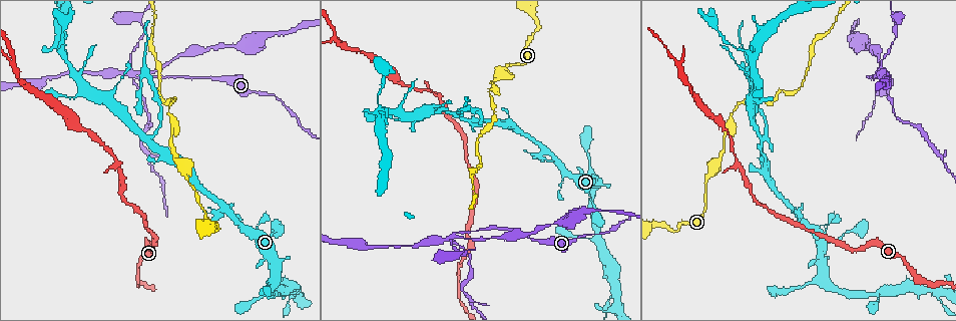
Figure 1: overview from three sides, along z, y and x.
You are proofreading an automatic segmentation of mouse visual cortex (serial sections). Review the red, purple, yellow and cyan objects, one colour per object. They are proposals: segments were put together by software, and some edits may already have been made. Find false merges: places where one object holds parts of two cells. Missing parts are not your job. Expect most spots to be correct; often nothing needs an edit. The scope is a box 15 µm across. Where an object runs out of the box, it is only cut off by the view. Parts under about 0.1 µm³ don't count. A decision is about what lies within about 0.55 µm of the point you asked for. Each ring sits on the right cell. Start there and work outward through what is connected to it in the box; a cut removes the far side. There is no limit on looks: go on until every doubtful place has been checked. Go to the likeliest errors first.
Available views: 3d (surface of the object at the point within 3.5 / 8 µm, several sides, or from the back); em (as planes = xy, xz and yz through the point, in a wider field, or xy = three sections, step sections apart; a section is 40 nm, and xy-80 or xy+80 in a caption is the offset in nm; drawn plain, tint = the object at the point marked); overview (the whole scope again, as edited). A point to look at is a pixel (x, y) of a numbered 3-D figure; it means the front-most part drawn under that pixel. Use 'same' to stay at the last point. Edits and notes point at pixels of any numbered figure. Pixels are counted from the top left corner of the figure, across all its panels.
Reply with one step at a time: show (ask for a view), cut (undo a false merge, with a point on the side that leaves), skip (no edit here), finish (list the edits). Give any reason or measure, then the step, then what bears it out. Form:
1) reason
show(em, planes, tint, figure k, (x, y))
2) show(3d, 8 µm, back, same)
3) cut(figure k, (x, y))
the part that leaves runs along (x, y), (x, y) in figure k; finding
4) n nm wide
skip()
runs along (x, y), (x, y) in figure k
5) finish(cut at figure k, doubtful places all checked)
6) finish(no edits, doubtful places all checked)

two arms at a narrow angle
show(3d, 3.5 µm, figure 1, (132, 74))

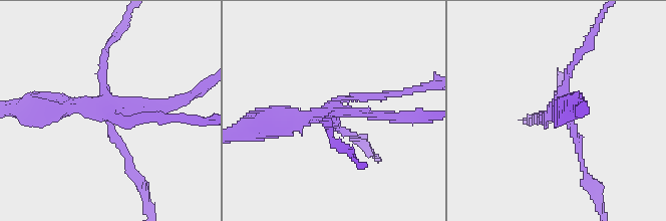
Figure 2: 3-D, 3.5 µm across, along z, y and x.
now the EM
show(em, xy, step 5, tint, figure 2, (108, 113))

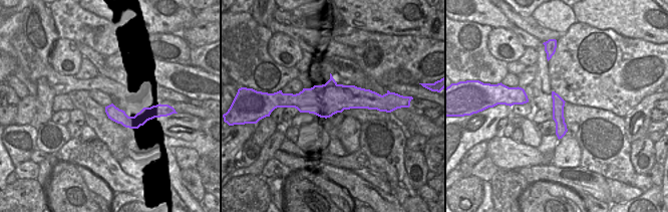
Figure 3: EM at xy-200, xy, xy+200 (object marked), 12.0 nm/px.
another direction
show(em, planes, tint, same)

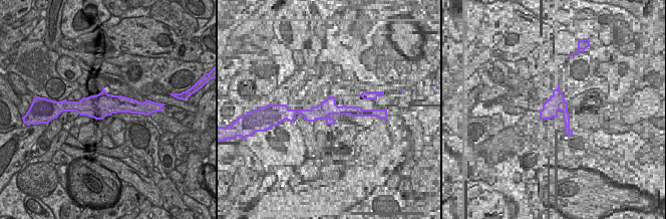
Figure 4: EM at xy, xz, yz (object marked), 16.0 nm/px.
cut(figure 2, (119, 143))
border along (98, 93), (107, 94) in figure 4; two cells meet here

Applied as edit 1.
show(overview)

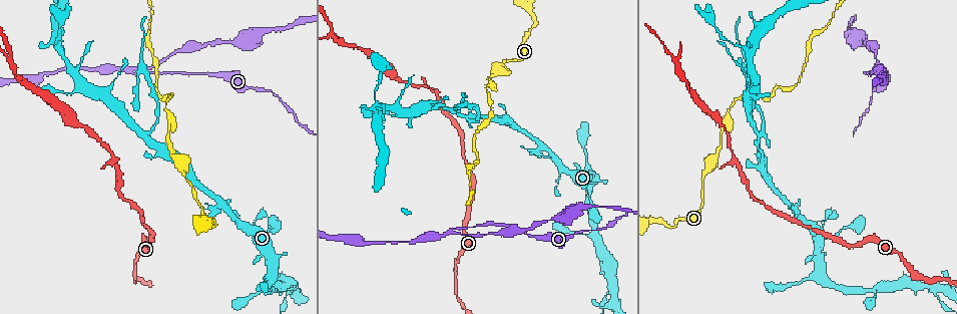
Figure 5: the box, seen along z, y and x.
three-way junction
show(3d, 8 µm, figure 5, (759, 136))

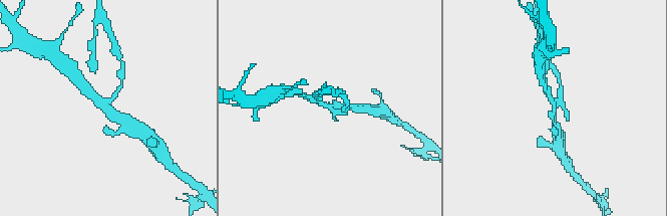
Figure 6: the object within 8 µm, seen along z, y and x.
show(3d, 3.5 µm, figure 6, (107, 105))

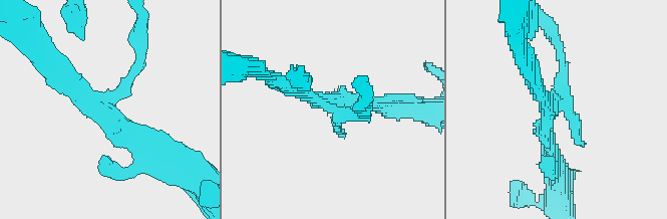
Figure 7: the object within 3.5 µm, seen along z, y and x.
skip()
one cell here

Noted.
thick turns thin
show(em, xy, step 3, tint, figure 5, (269, 90))

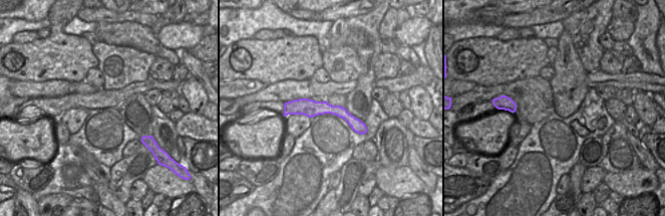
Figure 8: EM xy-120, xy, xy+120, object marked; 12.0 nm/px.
wider look
show(3d, 3.5 µm, same)

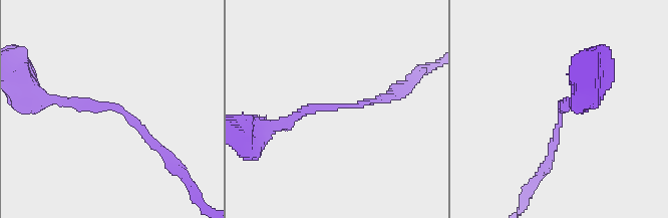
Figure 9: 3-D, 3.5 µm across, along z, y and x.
skip()
runs along (57, 98), (119, 107), (169, 157) in figure 9; all the same cell

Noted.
two arms in line, one across
show(3d, 8 µm, figure 5, (330, 33))

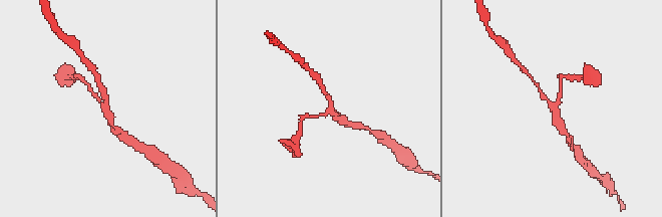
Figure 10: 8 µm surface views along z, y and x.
closer look
show(3d, 3.5 µm, figure 10, (105, 108))

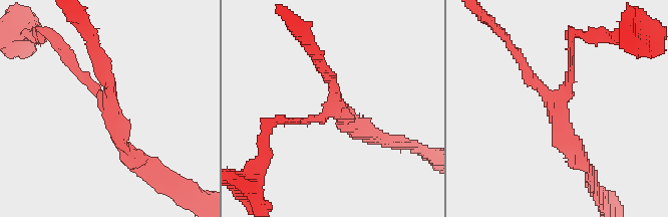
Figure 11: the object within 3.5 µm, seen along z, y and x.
3 arms; arms of 150, 150, 250 nm; need the tissue
show(em, xy, step 3, tint, figure 11, (555, 107))

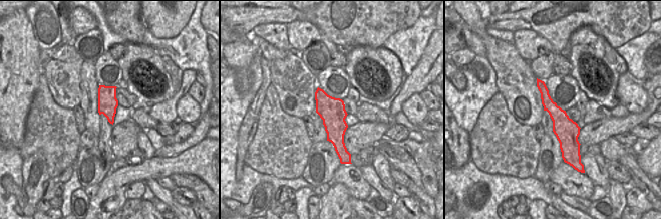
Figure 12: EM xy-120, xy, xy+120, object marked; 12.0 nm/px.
skip()
all the same cell

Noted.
show(3d, 3.5 µm, figure 5, (59, 49))

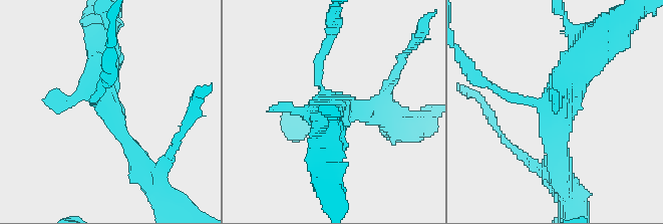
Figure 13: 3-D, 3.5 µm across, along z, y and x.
now the EM
show(em, planes, tint, figure 13, (551, 113))

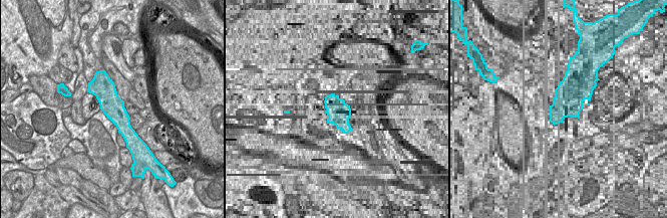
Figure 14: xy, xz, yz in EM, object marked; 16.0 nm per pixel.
skip()
runs along (105, 76), (106, 95), (126, 136) in figure 14; continuous, no second cell

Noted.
finish(cut at figure 2, doubtful places all checked)

